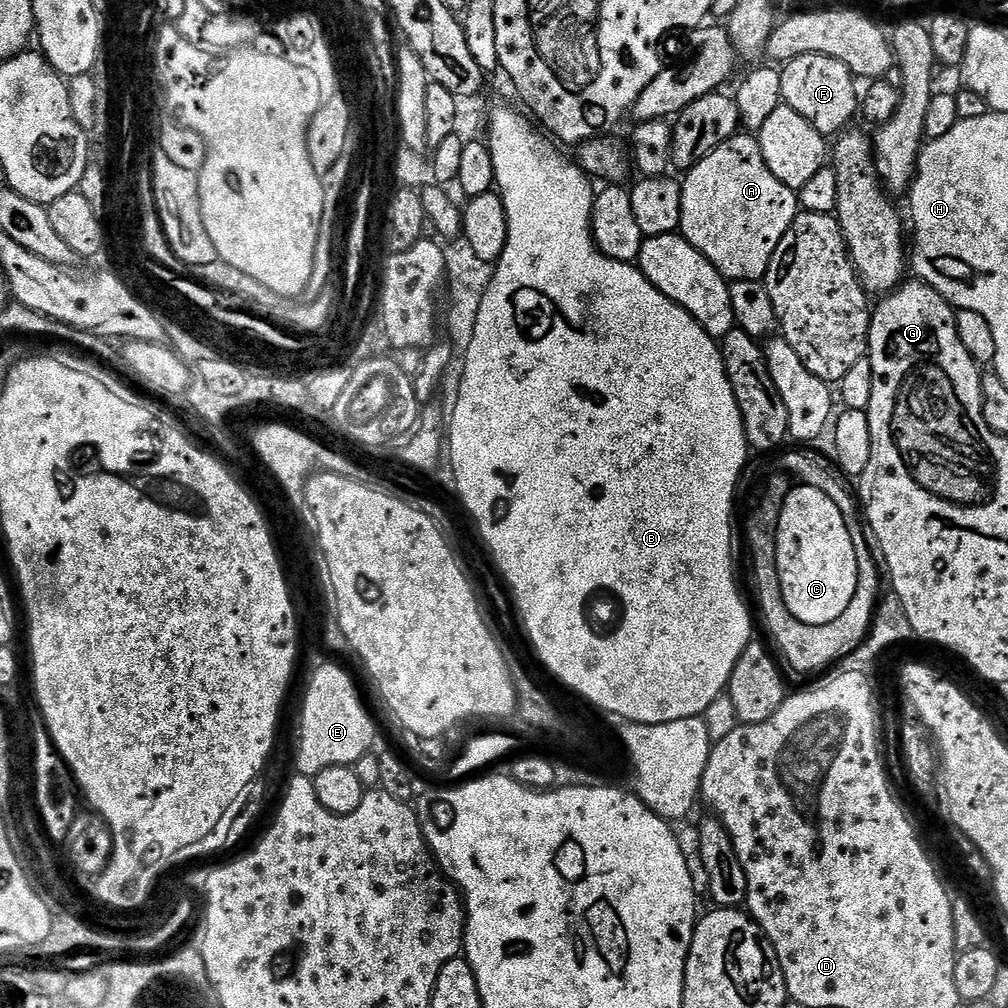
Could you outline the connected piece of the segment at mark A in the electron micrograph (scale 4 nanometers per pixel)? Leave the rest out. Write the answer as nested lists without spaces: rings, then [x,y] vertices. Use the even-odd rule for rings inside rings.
[[[752,134],[731,136],[722,146],[718,146],[706,158],[697,160],[694,167],[687,169],[683,177],[682,218],[679,235],[686,237],[709,262],[729,281],[763,280],[782,234],[790,230],[798,211],[797,189],[786,186],[770,174],[766,158],[760,153],[760,141]]]

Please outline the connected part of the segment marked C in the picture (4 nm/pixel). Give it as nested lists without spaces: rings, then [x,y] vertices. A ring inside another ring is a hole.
[[[809,484],[793,487],[778,513],[777,570],[786,609],[790,610],[798,622],[806,622],[810,626],[826,626],[826,622],[834,622],[845,612],[846,606],[850,606],[850,598],[854,598],[854,590],[858,590],[858,554],[854,554],[854,542],[850,542],[846,518],[842,518],[838,506],[834,506],[834,502],[830,502],[822,490]]]

